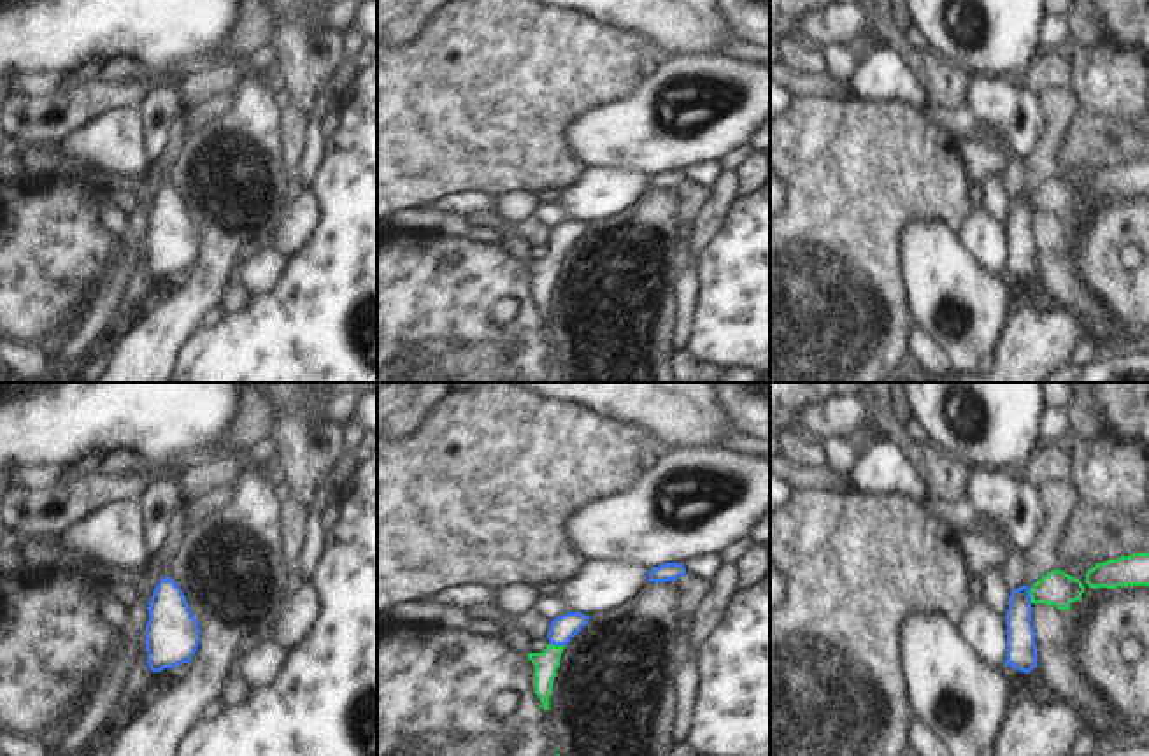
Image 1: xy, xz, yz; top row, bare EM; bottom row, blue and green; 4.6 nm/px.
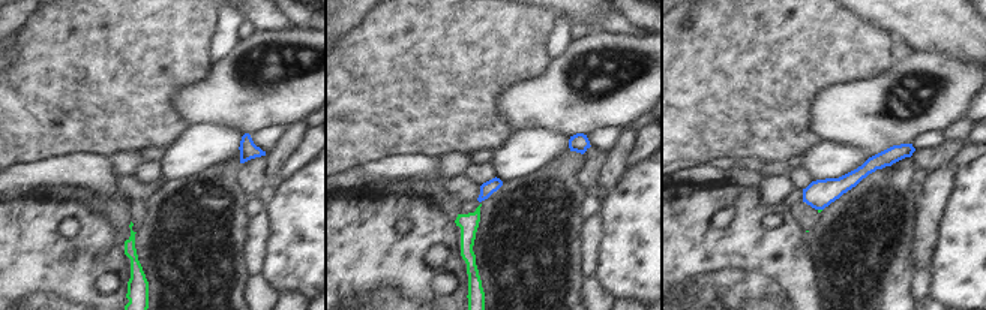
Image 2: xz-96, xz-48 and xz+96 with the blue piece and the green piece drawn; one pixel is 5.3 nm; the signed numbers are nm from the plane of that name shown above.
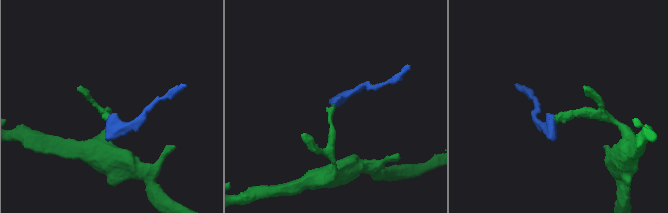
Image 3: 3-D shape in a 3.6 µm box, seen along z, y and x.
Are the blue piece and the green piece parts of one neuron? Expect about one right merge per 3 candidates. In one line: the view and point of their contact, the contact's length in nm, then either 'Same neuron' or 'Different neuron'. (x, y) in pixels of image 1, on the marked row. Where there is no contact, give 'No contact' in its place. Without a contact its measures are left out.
Touches blue at xz (556, 644). Shared border 70 nm. Same neuron

